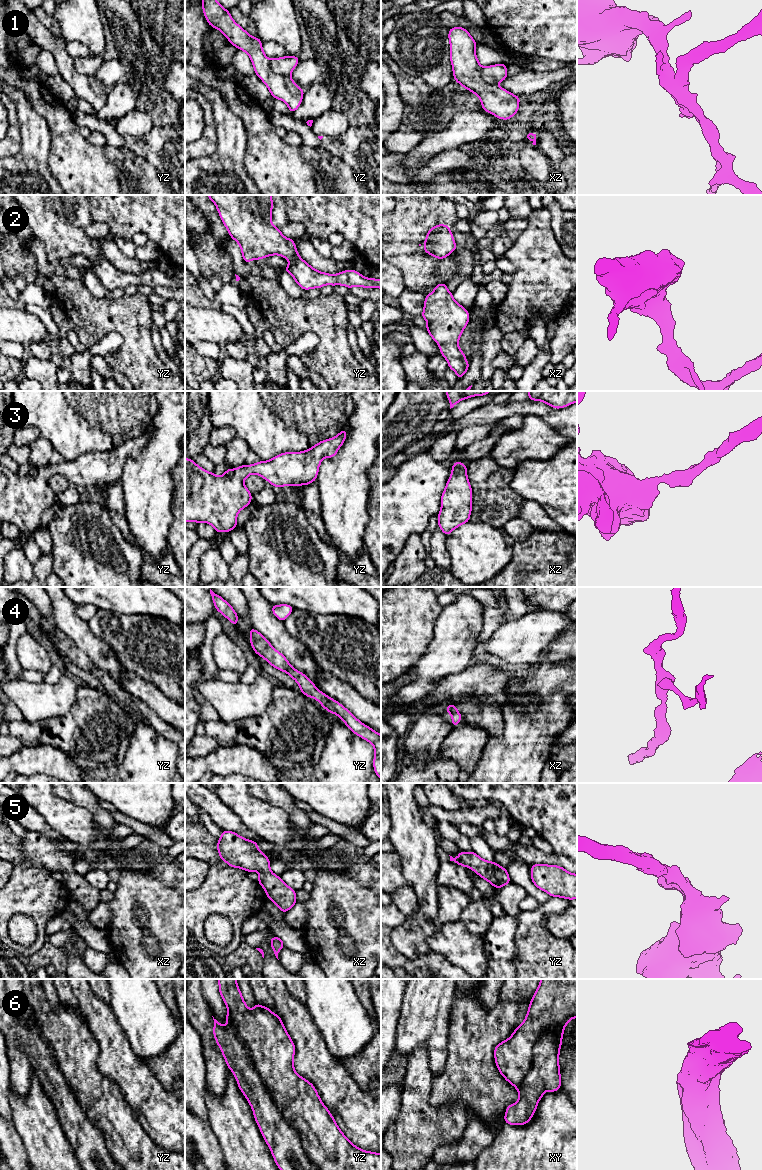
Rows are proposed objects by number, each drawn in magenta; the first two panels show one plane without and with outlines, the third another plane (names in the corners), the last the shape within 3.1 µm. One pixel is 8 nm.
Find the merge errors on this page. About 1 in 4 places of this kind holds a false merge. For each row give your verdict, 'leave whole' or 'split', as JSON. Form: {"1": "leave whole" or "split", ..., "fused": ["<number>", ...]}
{"1": "split", "2": "leave whole", "3": "leave whole", "4": "leave whole", "5": "leave whole", "6": "leave whole", "fused": ["1"]}

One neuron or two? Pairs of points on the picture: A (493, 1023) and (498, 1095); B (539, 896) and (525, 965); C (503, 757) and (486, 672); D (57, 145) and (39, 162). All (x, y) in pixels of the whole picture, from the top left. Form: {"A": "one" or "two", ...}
{"A": "one", "B": "two", "C": "two", "D": "two"}

